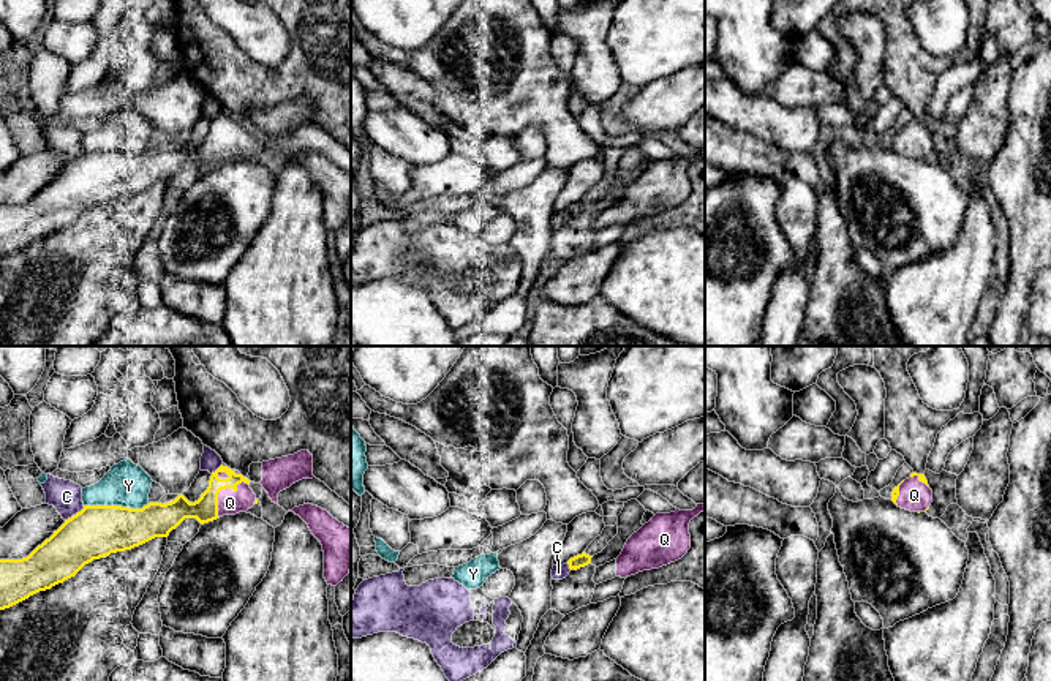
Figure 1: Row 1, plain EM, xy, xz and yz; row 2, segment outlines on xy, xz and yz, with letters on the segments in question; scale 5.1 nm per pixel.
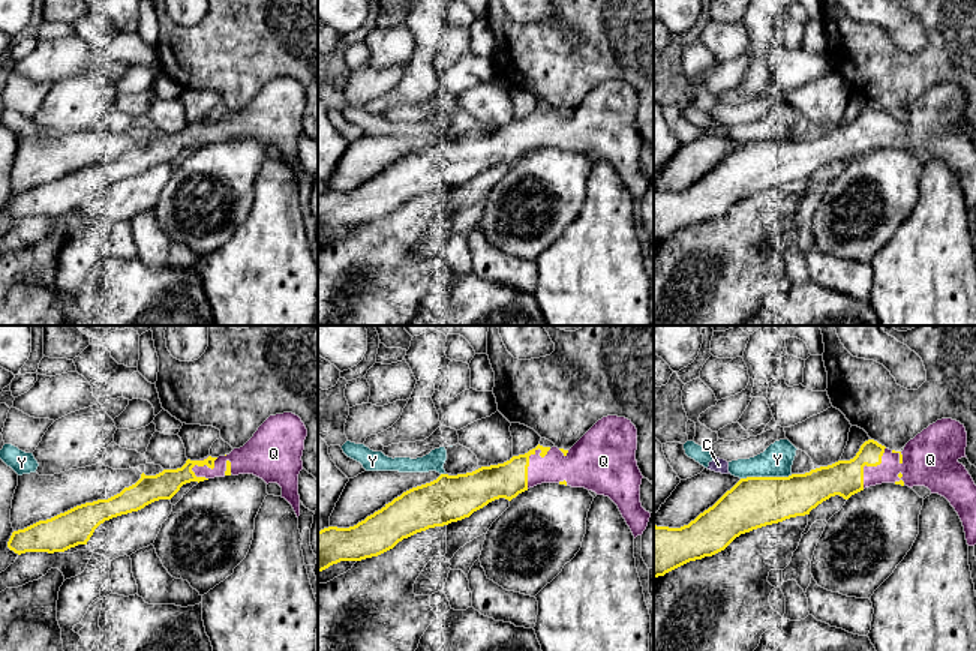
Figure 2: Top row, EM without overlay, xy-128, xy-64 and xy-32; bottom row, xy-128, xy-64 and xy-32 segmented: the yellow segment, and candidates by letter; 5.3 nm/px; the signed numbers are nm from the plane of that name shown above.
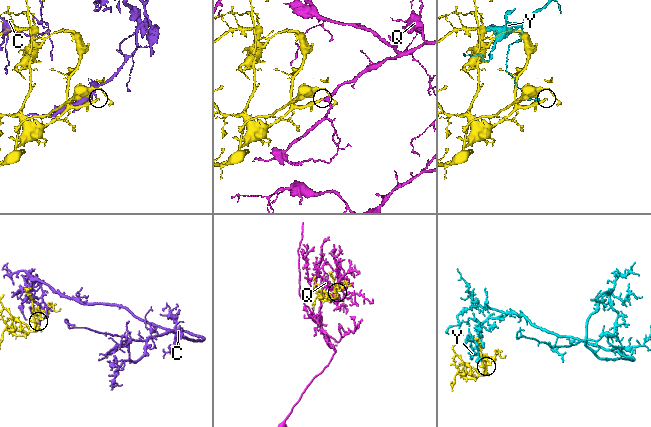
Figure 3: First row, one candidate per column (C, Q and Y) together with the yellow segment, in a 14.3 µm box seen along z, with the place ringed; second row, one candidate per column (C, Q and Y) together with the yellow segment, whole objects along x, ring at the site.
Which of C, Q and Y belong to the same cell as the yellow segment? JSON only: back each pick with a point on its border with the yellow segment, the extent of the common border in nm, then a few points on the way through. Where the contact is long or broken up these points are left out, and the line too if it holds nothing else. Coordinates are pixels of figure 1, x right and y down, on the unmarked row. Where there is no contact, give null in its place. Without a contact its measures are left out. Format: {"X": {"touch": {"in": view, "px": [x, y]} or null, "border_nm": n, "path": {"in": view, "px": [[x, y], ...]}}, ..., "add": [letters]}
{"Q": {"touch": {"in": "xy", "px": [222, 135]}, "border_nm": 240, "path": {"in": "xy", "px": [[206, 155], [222, 135], [229, 142], [229, 149]]}}, "add": ["Q"]}

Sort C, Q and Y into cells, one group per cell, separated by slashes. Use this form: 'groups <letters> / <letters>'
groups C / Q / Y

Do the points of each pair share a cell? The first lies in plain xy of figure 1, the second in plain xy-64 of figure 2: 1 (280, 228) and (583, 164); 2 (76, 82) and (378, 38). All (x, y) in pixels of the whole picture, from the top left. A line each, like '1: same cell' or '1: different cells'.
1: different cells
2: different cells

